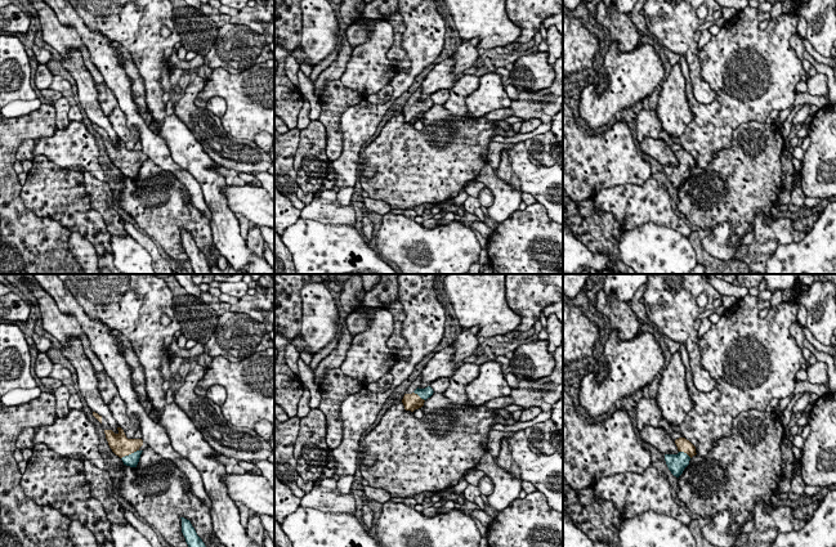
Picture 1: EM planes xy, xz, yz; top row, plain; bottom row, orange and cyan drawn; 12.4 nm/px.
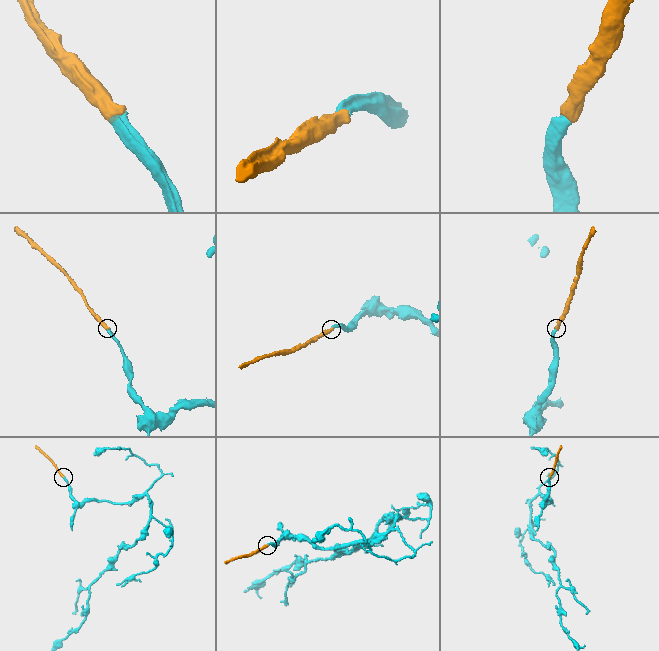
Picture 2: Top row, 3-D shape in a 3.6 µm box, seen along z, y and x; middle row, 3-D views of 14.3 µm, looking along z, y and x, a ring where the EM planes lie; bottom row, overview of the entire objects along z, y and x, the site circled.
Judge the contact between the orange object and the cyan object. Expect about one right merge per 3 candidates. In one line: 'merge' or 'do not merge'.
merge

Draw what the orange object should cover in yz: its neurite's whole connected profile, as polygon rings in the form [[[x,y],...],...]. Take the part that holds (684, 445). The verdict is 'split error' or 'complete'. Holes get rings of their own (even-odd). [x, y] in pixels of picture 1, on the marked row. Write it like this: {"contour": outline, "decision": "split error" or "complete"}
{"contour": [[[679,438],[675,440],[679,453],[678,454],[665,454],[665,461],[671,471],[671,474],[679,477],[684,468],[689,465],[689,461],[696,456],[696,447],[685,438]]], "decision": "split error"}

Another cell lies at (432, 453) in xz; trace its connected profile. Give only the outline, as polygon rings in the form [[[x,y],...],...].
[[[433,393],[425,400],[423,417],[416,418],[413,412],[406,411],[403,403],[392,405],[365,438],[365,445],[358,458],[362,477],[368,485],[385,489],[393,498],[415,497],[421,492],[438,493],[459,484],[468,470],[473,470],[487,452],[489,427],[496,425],[497,413],[484,405],[451,403],[443,394]],[[366,456],[376,457],[372,466],[362,463]]]

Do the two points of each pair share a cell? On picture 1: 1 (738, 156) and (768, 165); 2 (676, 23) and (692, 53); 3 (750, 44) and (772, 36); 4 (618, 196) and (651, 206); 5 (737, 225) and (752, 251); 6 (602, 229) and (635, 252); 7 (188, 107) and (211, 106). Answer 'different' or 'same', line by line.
1: same
2: same
3: same
4: same
5: different
6: different
7: different

